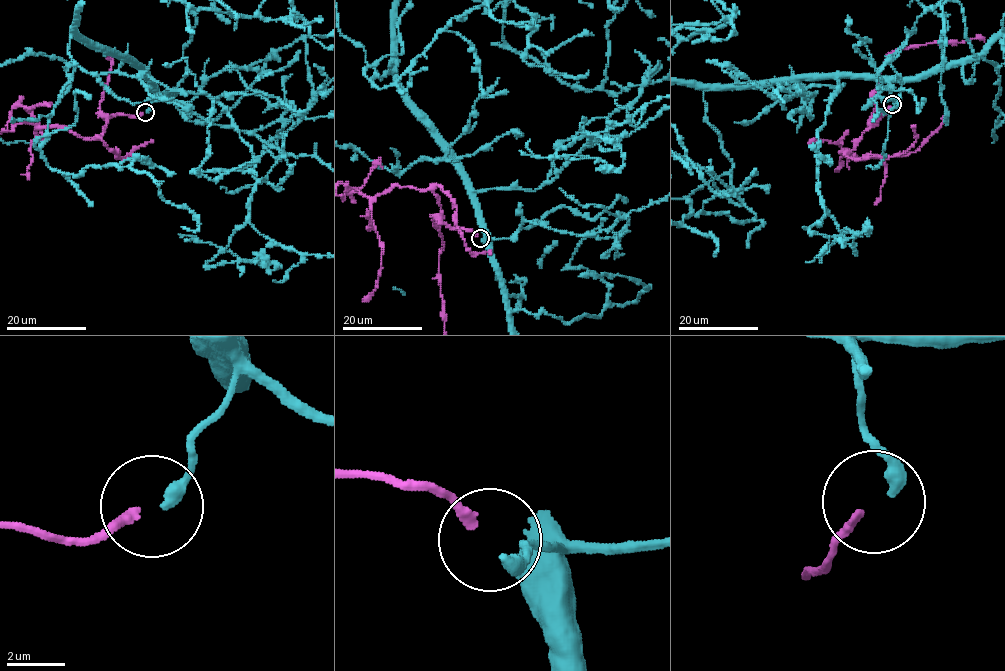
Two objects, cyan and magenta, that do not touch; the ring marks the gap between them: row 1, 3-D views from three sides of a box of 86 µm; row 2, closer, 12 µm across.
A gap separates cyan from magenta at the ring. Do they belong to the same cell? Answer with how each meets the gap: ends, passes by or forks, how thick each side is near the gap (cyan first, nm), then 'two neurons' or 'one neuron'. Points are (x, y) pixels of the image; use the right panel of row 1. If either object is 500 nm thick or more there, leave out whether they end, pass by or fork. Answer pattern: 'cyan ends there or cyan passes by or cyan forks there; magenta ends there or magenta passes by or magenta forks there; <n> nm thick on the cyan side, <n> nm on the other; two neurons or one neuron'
cyan ends there; magenta ends there; 480 nm thick on the cyan side, 320 nm on the other; one neuron

